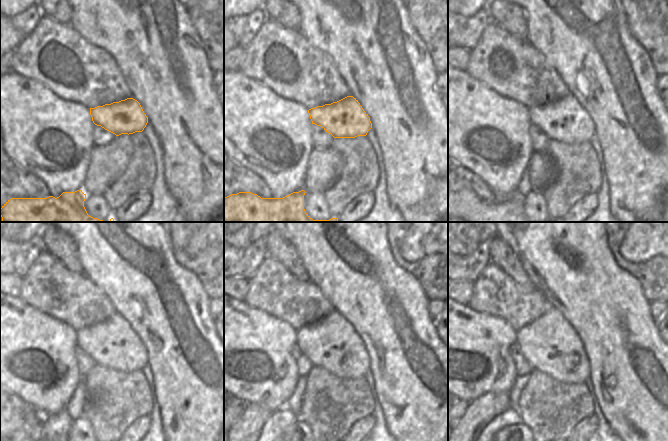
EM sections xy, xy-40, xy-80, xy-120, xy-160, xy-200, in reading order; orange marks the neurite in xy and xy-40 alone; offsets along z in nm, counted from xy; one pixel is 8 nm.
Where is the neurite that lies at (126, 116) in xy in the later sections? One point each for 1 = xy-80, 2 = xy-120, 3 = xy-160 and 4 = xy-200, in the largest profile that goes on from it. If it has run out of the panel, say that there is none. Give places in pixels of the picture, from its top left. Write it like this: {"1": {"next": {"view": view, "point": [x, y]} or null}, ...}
{"1": {"next": {"view": "xy-80", "point": [565, 120]}}, "2": {"next": {"view": "xy-120", "point": [113, 343]}}, "3": {"next": {"view": "xy-160", "point": [332, 343]}}, "4": {"next": {"view": "xy-200", "point": [550, 344]}}}

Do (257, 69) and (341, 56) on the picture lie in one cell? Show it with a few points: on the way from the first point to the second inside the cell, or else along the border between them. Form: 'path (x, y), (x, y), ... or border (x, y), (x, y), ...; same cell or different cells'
border (311, 44), (333, 61), (342, 78); different cells

